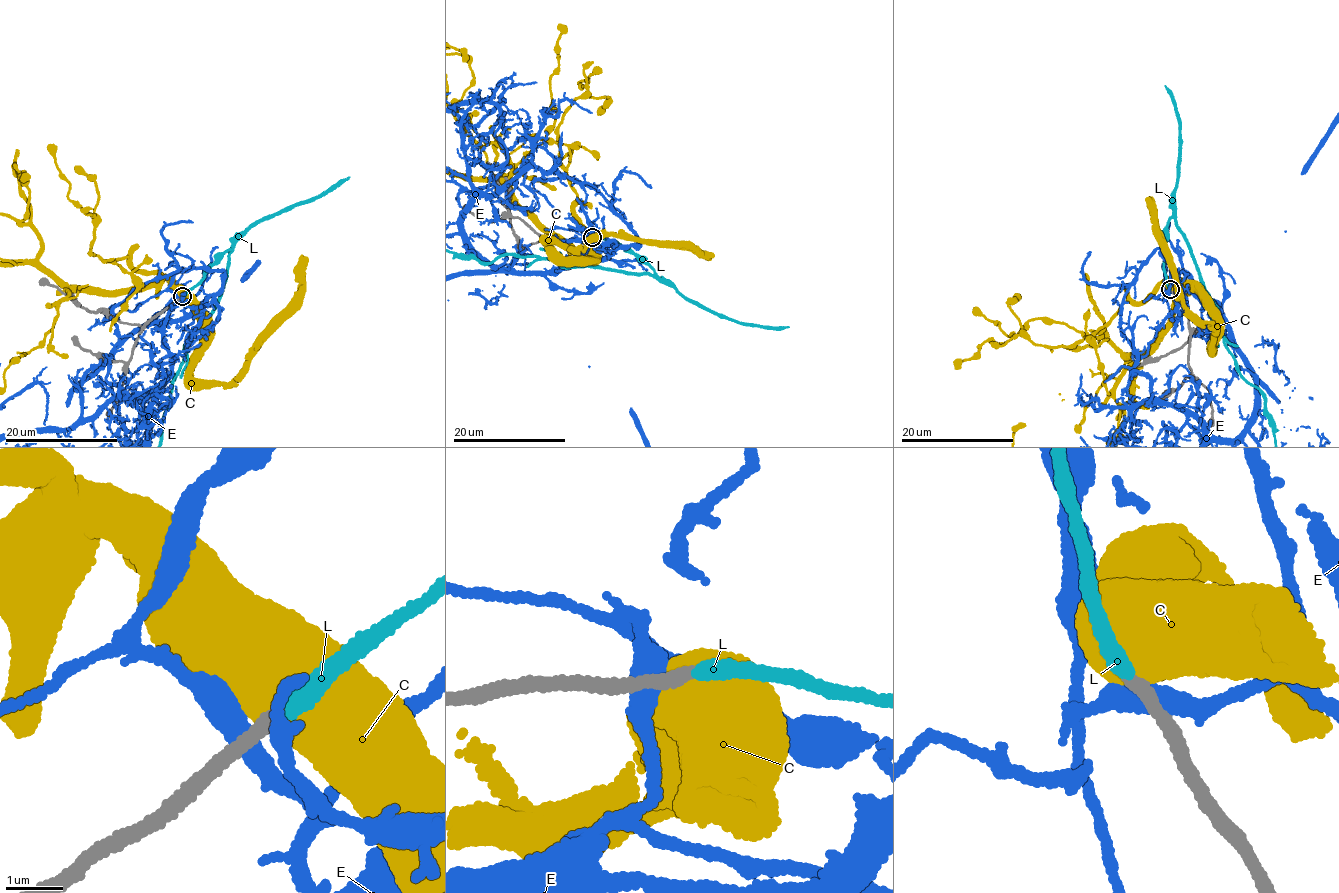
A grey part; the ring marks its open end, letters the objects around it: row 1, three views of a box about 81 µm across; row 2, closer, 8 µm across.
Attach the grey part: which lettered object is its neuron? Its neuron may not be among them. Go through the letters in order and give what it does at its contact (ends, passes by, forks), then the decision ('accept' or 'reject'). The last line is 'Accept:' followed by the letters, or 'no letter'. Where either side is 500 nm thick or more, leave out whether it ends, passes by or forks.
C: reject
E: it passes by; reject
L: it ends there; accept
Accept: L

